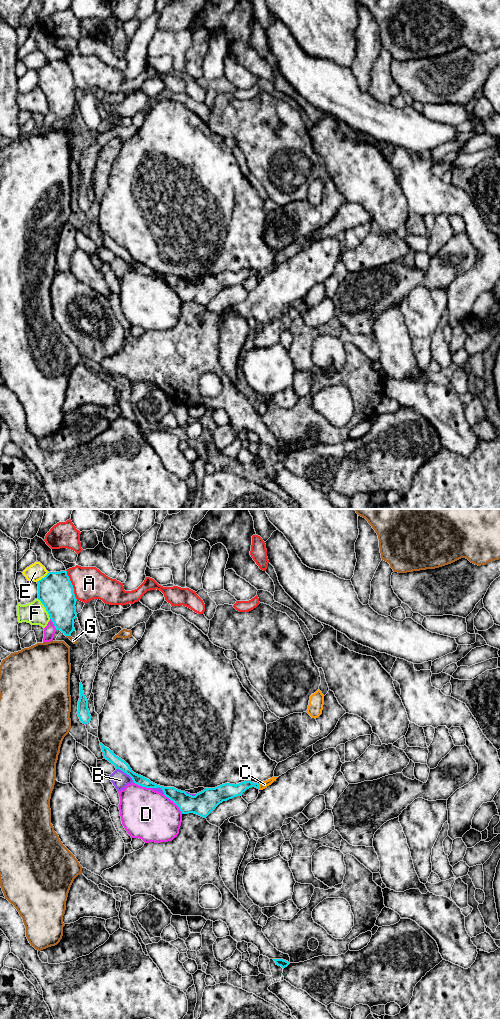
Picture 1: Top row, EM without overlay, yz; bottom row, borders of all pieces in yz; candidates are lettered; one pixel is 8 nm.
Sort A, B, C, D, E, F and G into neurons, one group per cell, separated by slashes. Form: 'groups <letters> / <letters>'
groups A / B C E / D / F / G

